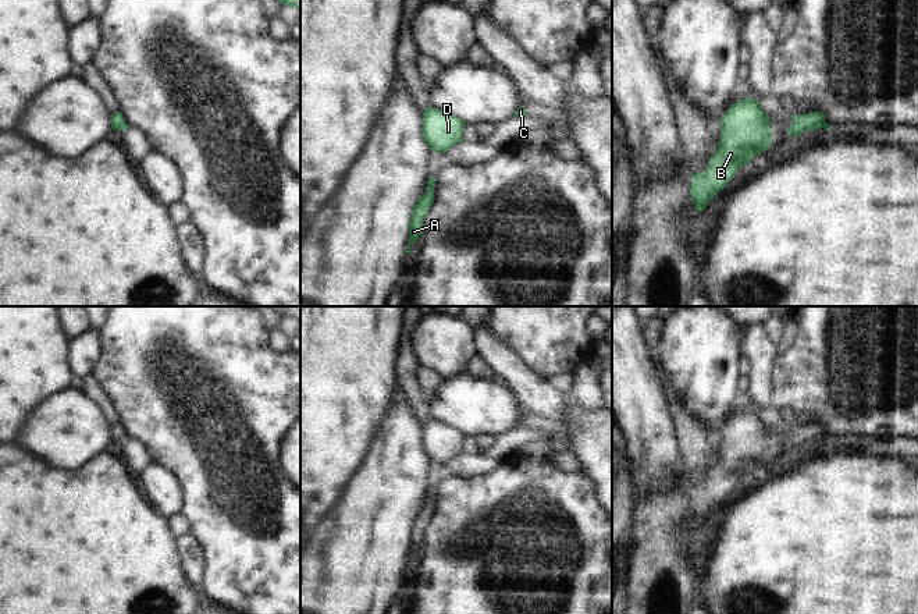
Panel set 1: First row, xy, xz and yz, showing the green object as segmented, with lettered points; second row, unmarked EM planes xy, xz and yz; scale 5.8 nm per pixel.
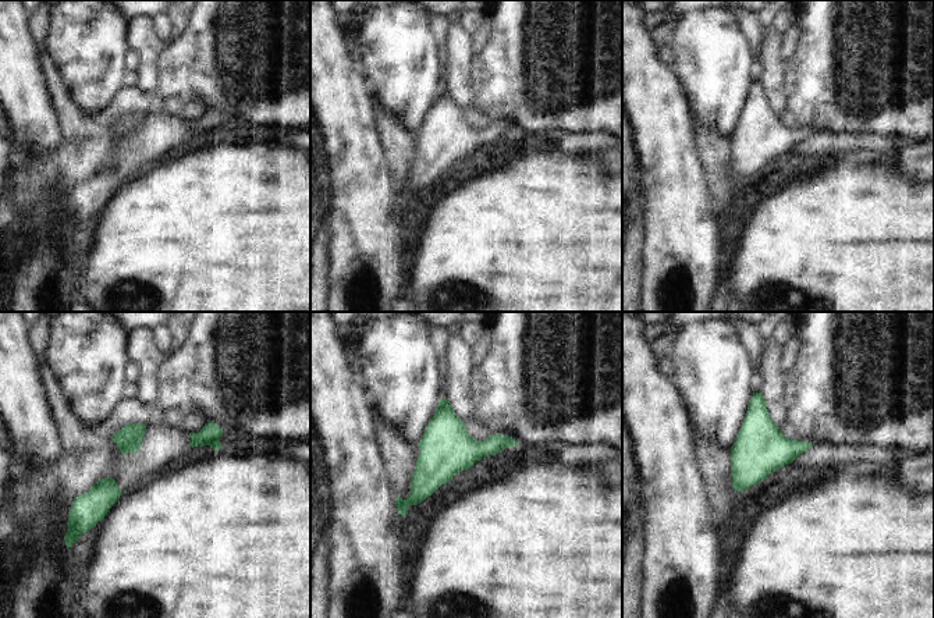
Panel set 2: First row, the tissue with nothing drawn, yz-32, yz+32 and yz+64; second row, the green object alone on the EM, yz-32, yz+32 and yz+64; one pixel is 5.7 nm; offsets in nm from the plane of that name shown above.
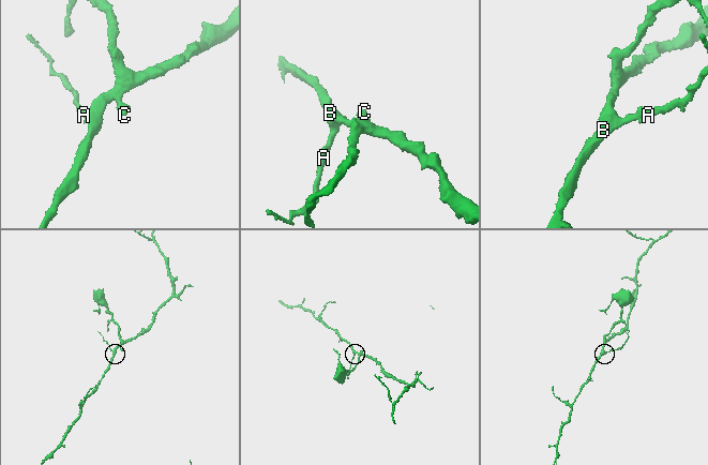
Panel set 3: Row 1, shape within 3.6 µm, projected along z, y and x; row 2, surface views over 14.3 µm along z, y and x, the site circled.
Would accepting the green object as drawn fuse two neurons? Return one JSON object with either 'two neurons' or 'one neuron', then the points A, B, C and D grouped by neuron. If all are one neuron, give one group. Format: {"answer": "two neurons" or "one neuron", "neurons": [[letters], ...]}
{"answer": "one neuron", "neurons": [["A", "B", "C", "D"]]}

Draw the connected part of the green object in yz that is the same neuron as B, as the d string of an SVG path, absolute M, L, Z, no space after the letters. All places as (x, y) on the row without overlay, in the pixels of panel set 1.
M746 409L732 416L720 437L719 459L707 482L691 489L690 507L700 525L741 478L771 458L771 432L755 411Z

